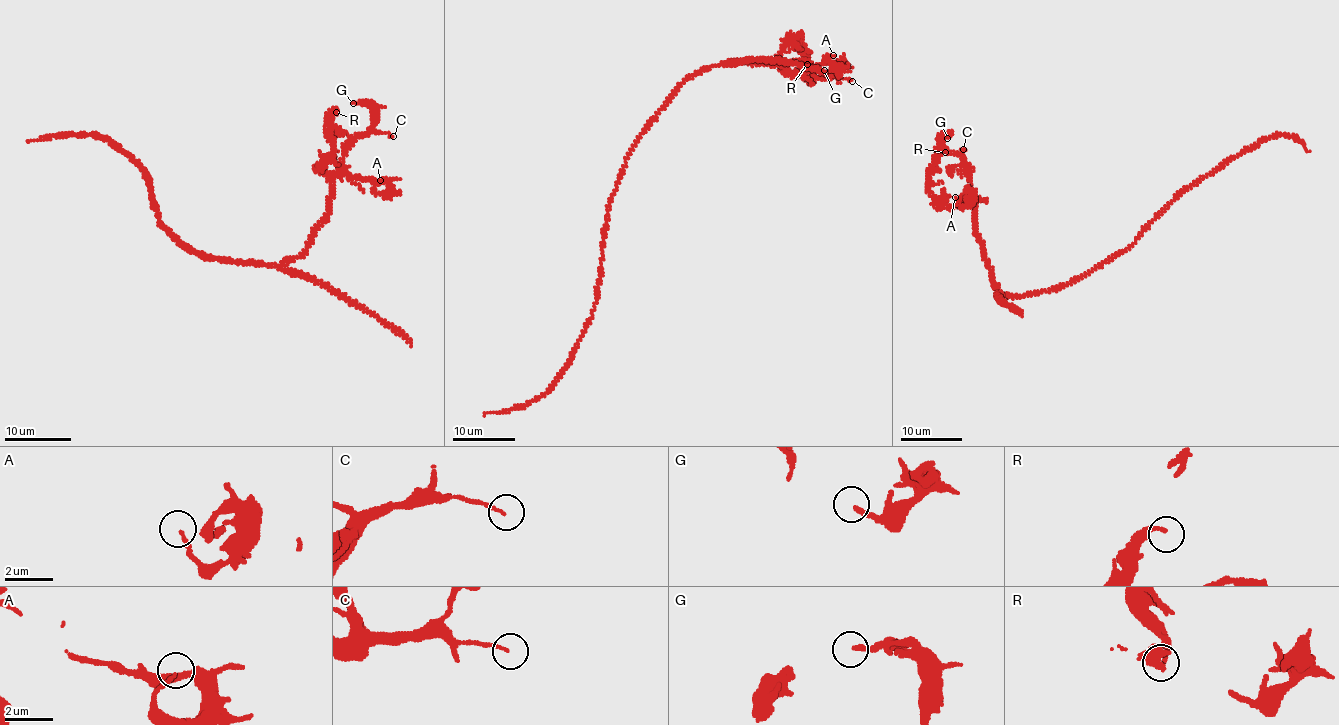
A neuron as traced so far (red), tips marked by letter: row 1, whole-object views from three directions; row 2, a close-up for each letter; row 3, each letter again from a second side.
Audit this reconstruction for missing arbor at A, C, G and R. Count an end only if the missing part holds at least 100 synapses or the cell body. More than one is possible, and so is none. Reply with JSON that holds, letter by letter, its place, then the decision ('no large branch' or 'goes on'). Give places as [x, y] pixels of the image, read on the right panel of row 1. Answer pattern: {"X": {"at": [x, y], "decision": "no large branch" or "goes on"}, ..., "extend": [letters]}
{"A": {"at": [955, 197], "decision": "no large branch"}, "C": {"at": [963, 149], "decision": "no large branch"}, "G": {"at": [947, 138], "decision": "no large branch"}, "R": {"at": [945, 152], "decision": "no large branch"}, "extend": []}

